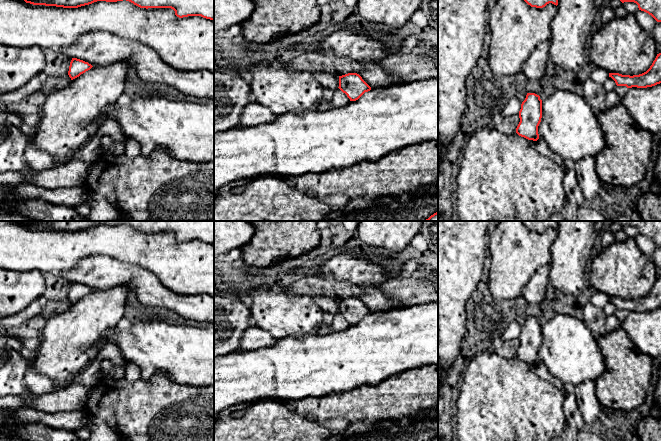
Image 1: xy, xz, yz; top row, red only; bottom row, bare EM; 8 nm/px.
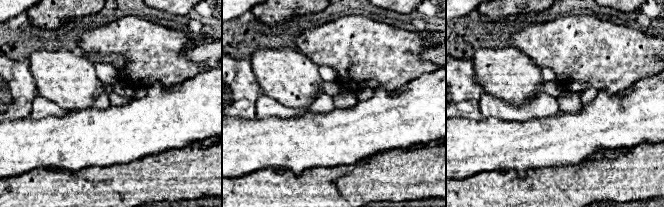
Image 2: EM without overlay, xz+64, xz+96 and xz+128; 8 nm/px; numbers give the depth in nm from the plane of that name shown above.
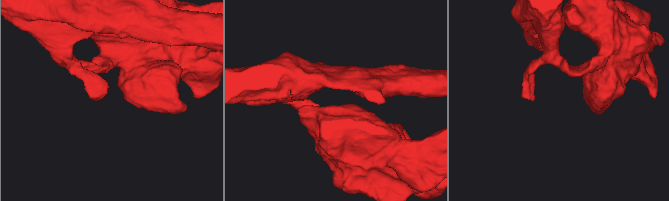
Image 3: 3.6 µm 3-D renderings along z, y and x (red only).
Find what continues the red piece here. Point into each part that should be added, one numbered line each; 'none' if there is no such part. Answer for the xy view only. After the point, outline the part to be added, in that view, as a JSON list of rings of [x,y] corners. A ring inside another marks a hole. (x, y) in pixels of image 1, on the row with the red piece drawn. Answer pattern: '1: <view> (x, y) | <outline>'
none

